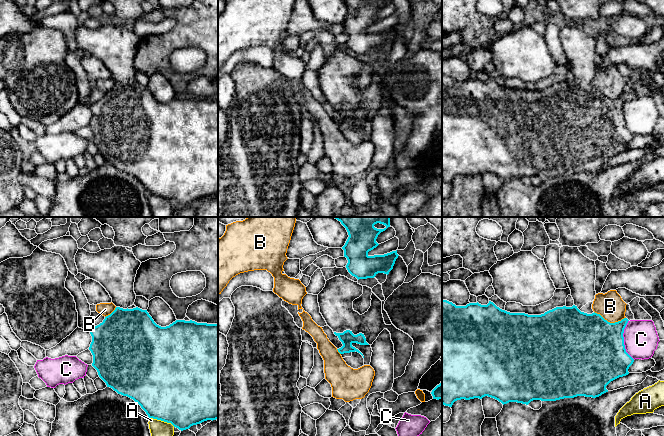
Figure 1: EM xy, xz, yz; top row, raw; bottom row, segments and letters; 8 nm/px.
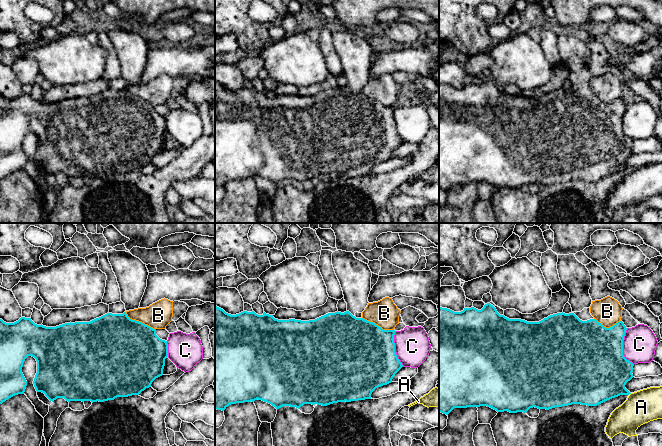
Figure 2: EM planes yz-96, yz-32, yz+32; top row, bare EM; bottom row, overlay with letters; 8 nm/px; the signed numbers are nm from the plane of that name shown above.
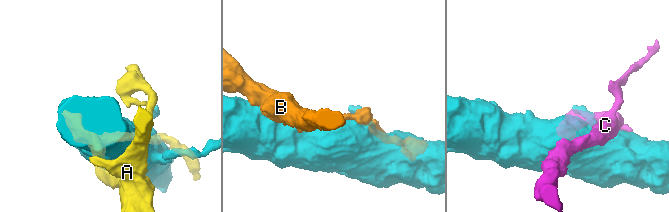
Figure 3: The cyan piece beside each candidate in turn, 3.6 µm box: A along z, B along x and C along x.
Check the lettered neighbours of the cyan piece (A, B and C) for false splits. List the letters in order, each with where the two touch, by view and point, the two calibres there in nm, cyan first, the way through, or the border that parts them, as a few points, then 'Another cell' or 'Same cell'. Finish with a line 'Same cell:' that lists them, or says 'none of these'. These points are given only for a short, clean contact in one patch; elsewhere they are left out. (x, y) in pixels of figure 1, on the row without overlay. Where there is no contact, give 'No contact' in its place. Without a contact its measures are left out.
A: Touches cyan at xy (162, 196). Thickness 500 nm (cyan) against 180 nm. Another cell
B: Touches cyan at yz (609, 98). Thickness 500 nm (cyan) against 220 nm. Another cell
C: Touches cyan at yz (623, 116). Thickness 500 nm (cyan) against 280 nm. Another cell
Same cell: none of these

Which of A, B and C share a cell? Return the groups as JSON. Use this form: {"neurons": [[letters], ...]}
{"neurons": [["A"], ["B"], ["C"]]}

